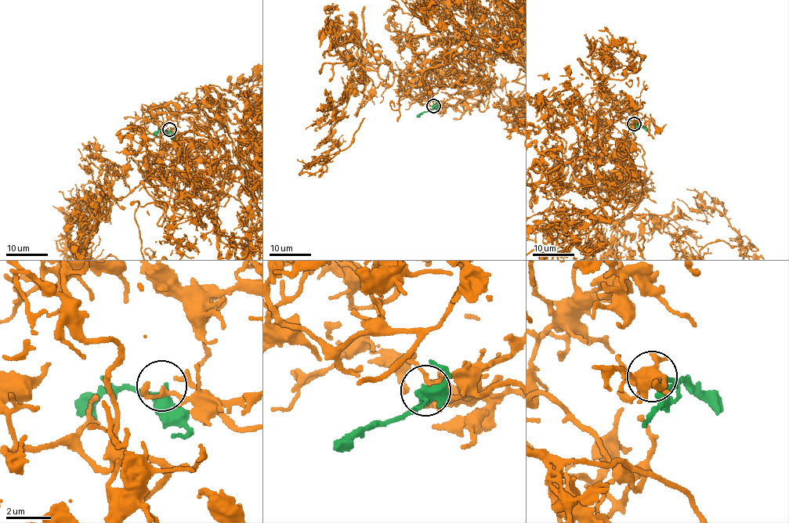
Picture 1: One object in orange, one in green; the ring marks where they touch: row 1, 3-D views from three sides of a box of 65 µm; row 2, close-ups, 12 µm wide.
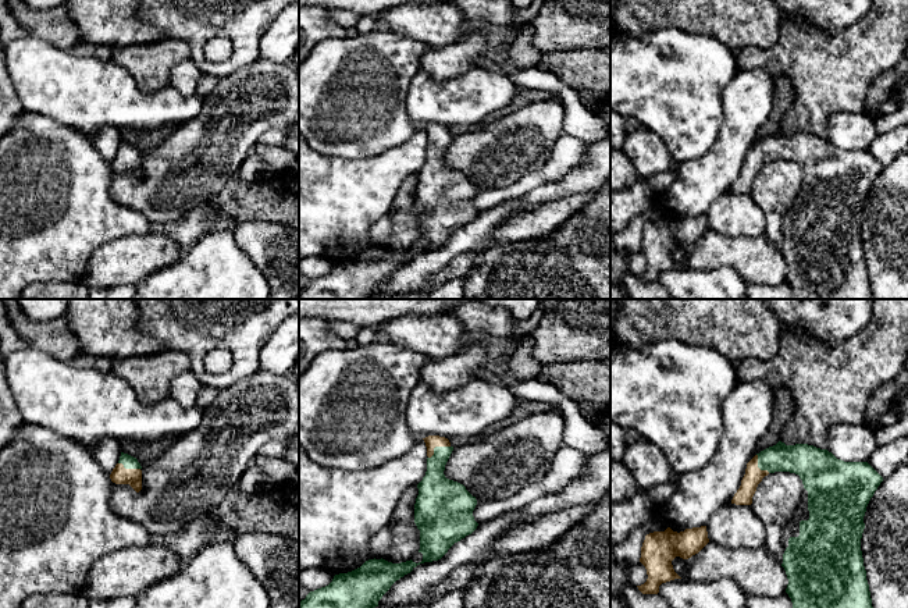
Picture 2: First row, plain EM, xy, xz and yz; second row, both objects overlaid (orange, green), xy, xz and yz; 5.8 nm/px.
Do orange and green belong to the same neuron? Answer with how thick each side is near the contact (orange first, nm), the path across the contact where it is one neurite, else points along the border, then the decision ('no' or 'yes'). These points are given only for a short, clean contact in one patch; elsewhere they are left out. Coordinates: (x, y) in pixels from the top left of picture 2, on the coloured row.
calibres 80 and 180 nm; way xz (431, 441), (437, 445), (434, 489); yes

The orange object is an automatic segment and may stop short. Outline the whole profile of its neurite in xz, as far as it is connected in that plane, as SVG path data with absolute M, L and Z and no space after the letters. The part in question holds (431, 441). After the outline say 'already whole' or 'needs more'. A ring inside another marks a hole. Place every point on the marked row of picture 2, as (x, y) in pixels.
M439 435L423 438L427 447L427 472L417 484L419 495L414 504L414 523L420 530L420 550L423 561L416 563L412 559L400 563L392 563L385 559L368 559L360 568L335 575L332 582L321 589L310 591L299 602L299 608L375 608L382 595L391 586L410 573L417 565L441 559L448 550L466 536L471 534L478 523L474 520L473 511L477 505L463 484L445 477L445 465L453 451L449 440Z; needs more

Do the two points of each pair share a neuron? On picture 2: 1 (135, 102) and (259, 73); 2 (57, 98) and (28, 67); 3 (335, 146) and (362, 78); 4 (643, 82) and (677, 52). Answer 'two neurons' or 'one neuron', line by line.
1: two neurons
2: one neuron
3: one neuron
4: one neuron

